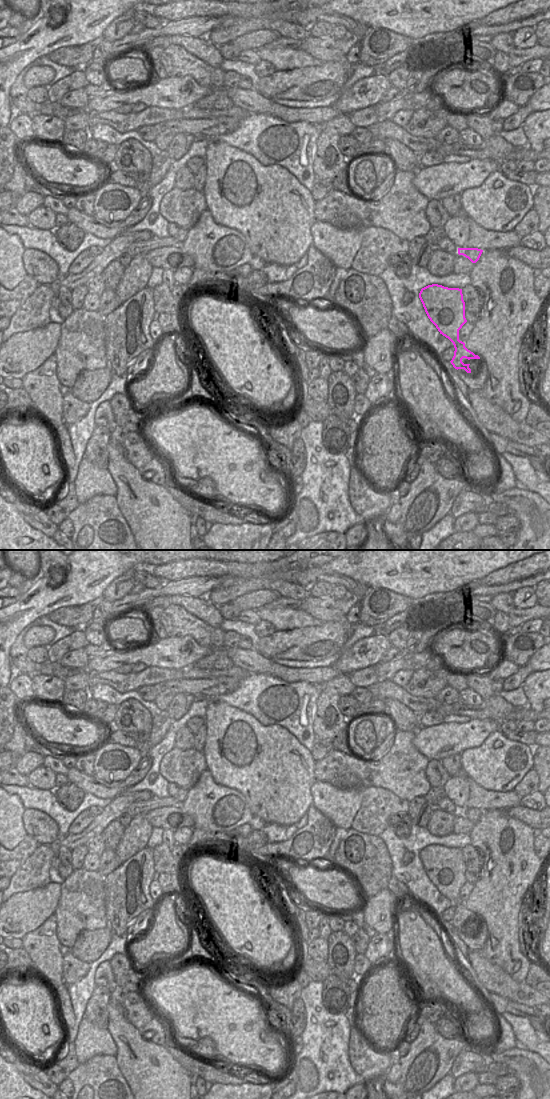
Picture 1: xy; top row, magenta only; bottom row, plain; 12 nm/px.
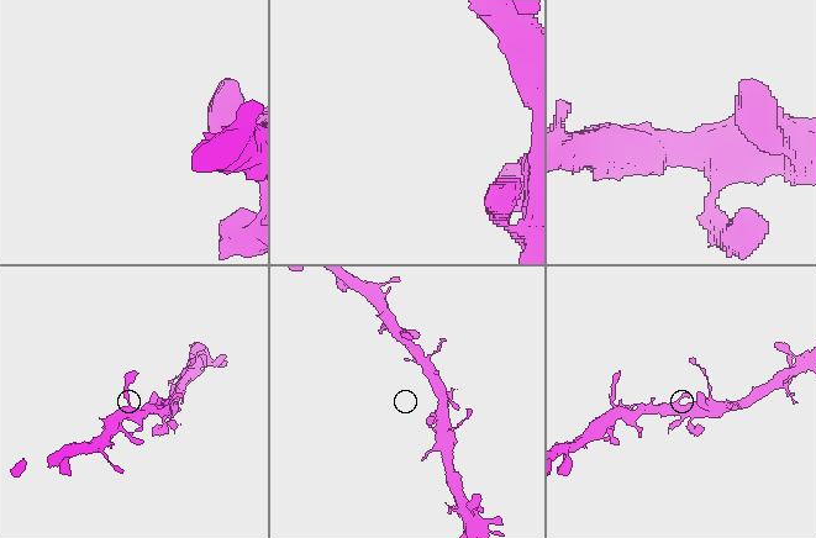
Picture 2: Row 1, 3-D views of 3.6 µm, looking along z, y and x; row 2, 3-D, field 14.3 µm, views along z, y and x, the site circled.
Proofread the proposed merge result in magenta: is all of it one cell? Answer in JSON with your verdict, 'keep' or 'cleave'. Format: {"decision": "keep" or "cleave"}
{"decision": "keep"}

